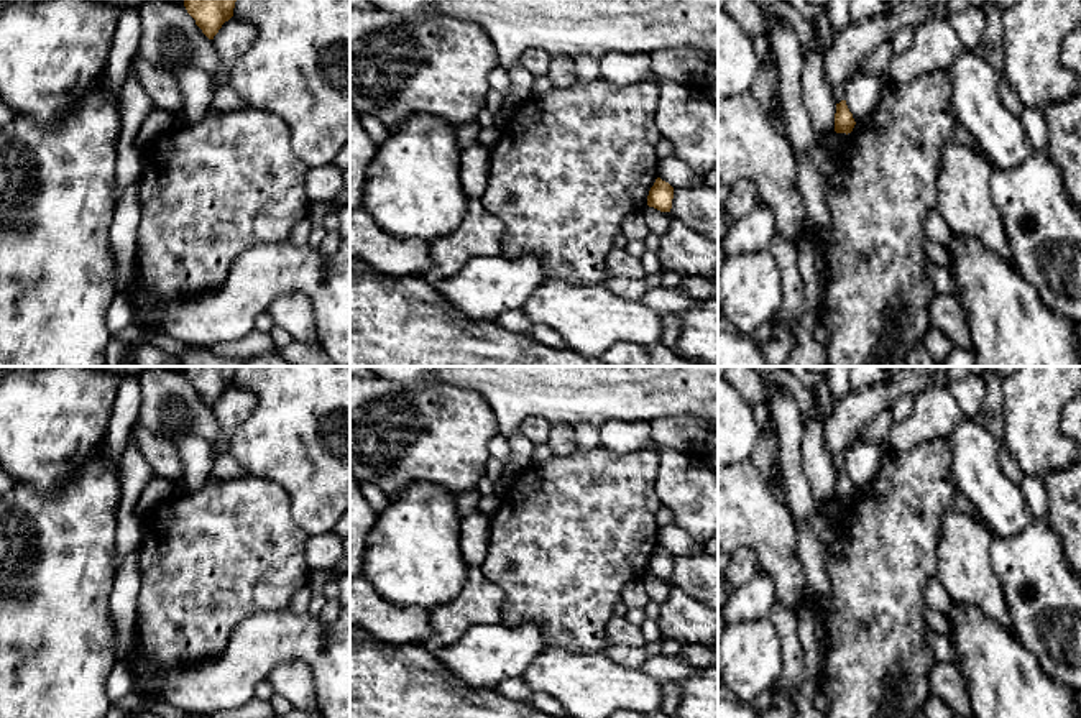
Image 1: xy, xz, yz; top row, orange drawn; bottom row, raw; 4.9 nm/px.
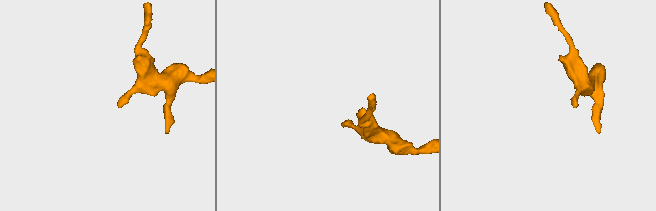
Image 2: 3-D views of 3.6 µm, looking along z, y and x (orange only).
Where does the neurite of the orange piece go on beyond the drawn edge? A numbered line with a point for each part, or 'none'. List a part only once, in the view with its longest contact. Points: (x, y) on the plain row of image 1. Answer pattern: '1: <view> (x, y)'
none

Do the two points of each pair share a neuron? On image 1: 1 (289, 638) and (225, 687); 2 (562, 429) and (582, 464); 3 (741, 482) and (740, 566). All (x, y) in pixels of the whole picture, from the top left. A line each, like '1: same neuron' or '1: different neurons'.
1: same neuron
2: different neurons
3: different neurons

